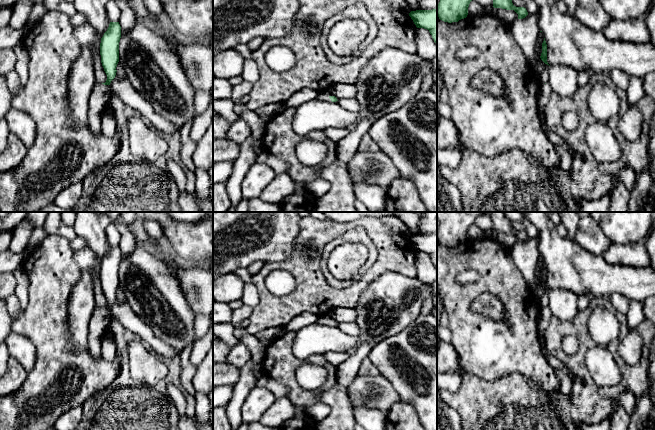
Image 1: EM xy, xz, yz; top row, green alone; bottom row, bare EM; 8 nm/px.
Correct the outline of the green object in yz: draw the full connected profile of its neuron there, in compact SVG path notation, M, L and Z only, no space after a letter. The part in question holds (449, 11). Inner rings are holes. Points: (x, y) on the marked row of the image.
M440 0L437 15L440 20L448 23L458 22L468 15L468 7L472 0Z

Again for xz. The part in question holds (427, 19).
M437 9L411 11L409 16L417 28L427 29L437 45Z

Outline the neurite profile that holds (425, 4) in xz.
M420 0L421 10L437 9L437 0Z

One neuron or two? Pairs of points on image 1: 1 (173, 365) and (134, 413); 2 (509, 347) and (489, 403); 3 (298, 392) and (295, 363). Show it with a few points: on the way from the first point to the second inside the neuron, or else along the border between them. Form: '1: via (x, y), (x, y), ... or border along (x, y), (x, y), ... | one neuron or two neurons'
1: via (170, 377), (146, 401) | one neuron
2: border along (521, 373), (510, 373), (492, 380), (475, 375) | two neurons
3: via (293, 385), (291, 383), (291, 370) | one neuron

